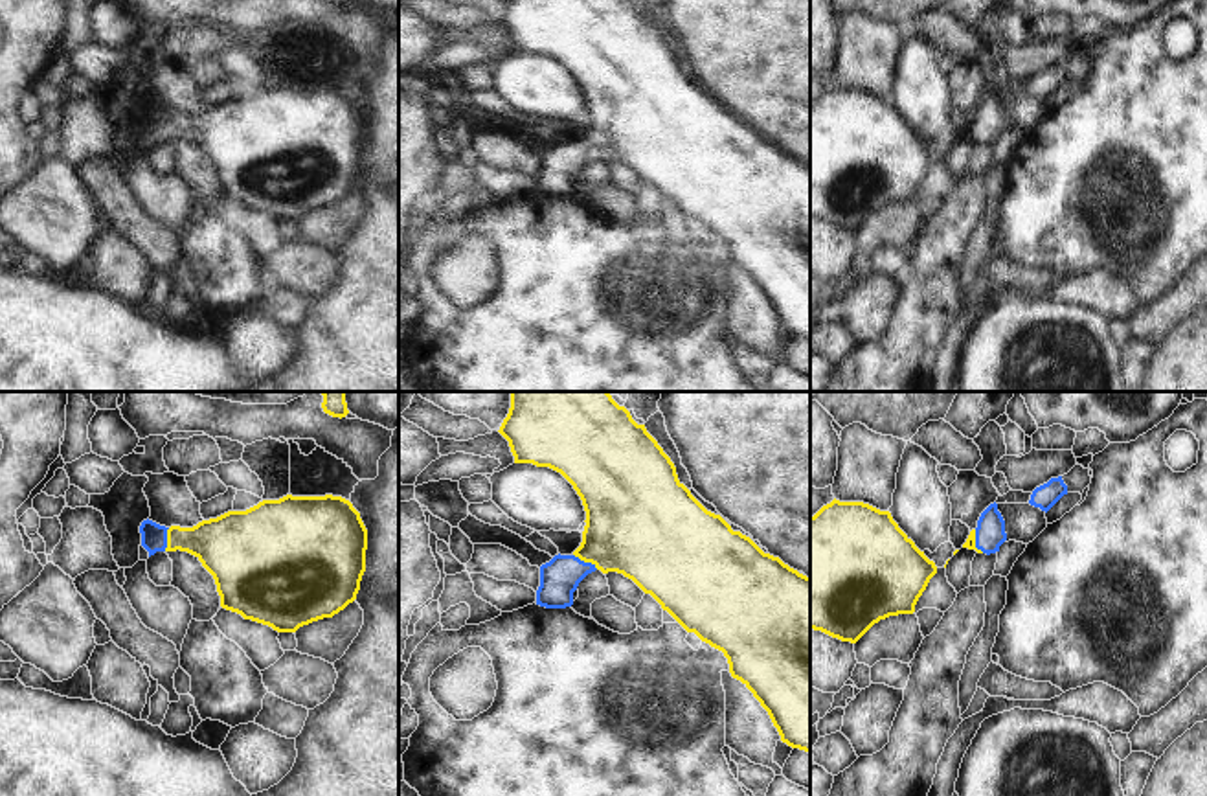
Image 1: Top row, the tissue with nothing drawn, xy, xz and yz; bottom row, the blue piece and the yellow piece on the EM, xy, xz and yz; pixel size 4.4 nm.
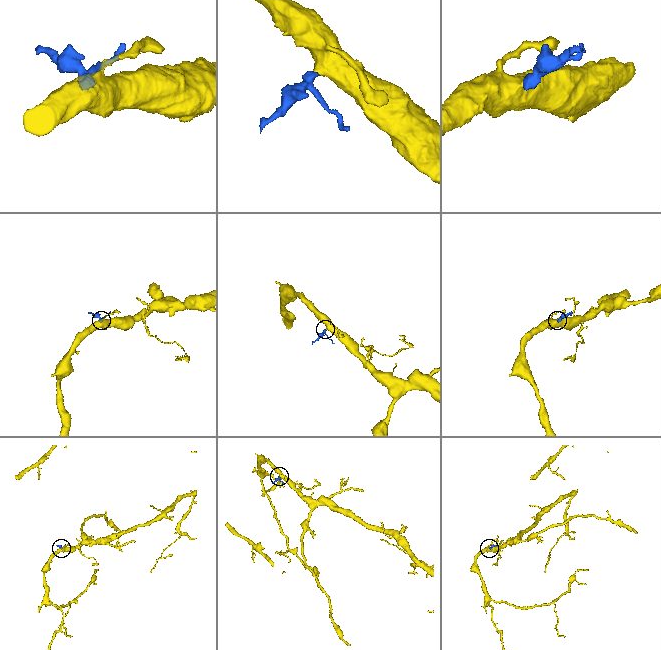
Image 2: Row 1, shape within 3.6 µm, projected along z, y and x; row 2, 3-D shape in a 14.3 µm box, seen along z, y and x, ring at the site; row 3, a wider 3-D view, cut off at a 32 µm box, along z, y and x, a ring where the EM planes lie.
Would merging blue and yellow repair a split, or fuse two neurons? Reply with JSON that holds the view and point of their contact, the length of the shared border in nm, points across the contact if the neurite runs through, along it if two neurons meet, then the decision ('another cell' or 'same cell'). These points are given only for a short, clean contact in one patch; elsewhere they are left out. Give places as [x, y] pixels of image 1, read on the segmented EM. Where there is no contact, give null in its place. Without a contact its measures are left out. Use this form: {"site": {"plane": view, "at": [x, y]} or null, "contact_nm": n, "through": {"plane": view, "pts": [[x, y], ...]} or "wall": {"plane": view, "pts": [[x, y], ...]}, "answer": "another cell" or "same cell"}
{"site": {"plane": "xz", "at": [586, 563]}, "contact_nm": 130, "through": {"plane": "xz", "pts": [[559, 578], [586, 563], [631, 528]]}, "answer": "same cell"}

